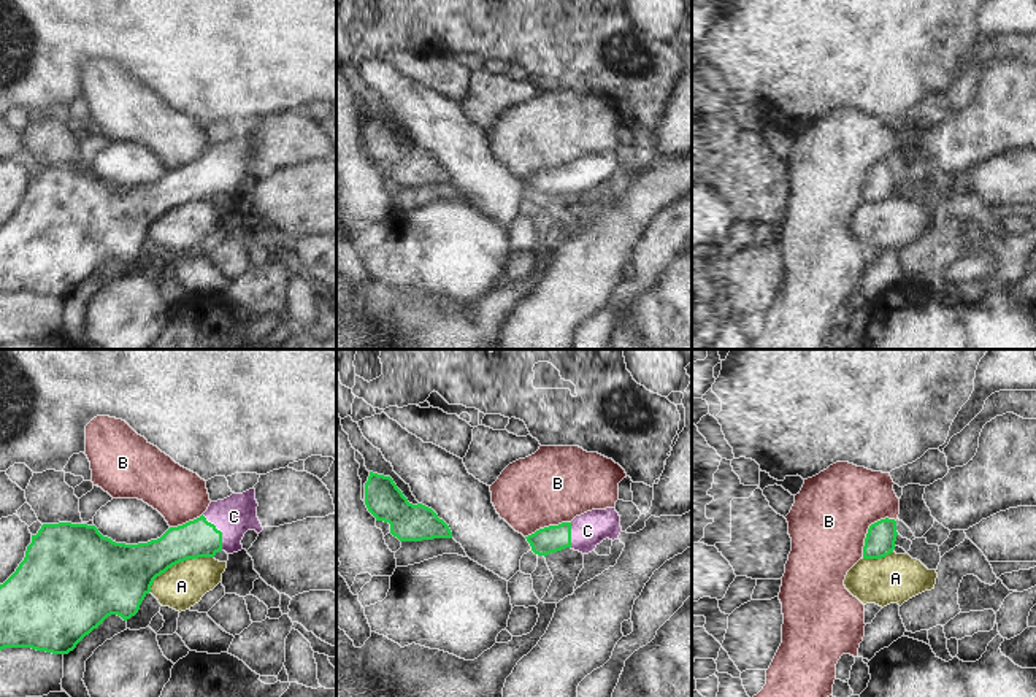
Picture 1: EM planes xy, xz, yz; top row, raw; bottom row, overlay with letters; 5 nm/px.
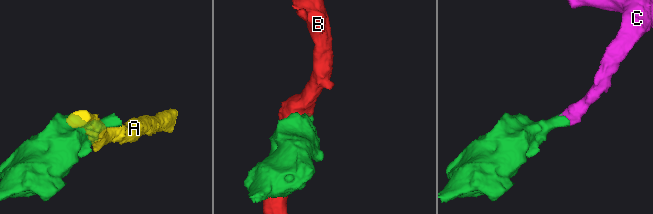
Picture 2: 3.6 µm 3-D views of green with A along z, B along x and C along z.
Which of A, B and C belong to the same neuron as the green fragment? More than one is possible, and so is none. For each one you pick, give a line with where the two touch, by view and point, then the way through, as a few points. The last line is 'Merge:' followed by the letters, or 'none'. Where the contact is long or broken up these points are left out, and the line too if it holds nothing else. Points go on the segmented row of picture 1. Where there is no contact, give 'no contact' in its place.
C: meets green in xy at (221, 532); runs through xy (195, 539), (221, 532), (234, 516)
Merge: C

